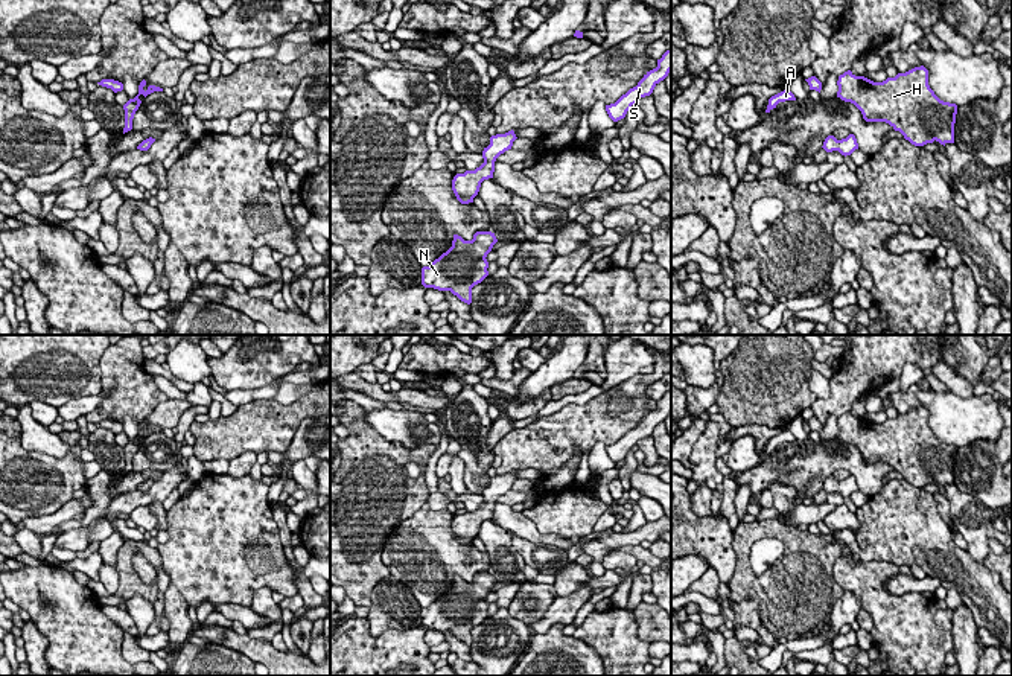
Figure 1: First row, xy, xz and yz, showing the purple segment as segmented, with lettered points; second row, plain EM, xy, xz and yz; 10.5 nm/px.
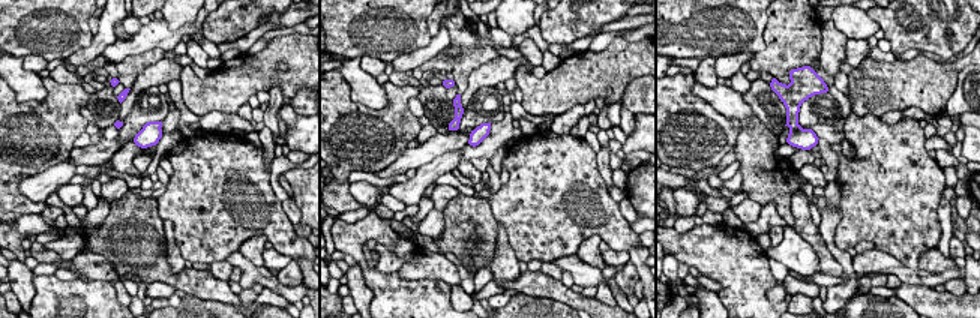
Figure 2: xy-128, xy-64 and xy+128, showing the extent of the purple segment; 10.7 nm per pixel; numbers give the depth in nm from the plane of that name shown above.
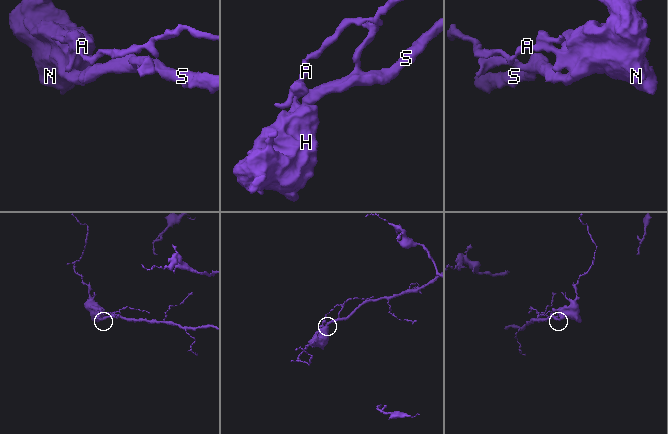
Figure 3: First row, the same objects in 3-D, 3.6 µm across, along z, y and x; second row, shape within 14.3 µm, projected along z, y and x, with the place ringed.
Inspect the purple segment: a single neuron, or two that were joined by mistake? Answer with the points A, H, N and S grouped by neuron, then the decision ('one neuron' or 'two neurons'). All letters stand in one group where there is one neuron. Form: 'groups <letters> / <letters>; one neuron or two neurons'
groups A H N S; one neuron

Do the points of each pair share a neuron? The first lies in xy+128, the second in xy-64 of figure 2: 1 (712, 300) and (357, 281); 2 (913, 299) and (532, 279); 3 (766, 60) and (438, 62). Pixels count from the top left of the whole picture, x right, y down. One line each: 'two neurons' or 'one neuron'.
1: one neuron
2: one neuron
3: one neuron

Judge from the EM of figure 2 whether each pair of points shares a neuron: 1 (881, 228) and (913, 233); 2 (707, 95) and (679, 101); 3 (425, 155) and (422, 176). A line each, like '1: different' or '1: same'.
1: same
2: different
3: different

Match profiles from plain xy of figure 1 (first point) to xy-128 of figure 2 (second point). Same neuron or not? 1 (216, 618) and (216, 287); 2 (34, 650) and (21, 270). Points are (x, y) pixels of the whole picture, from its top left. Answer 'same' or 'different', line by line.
1: different
2: same

